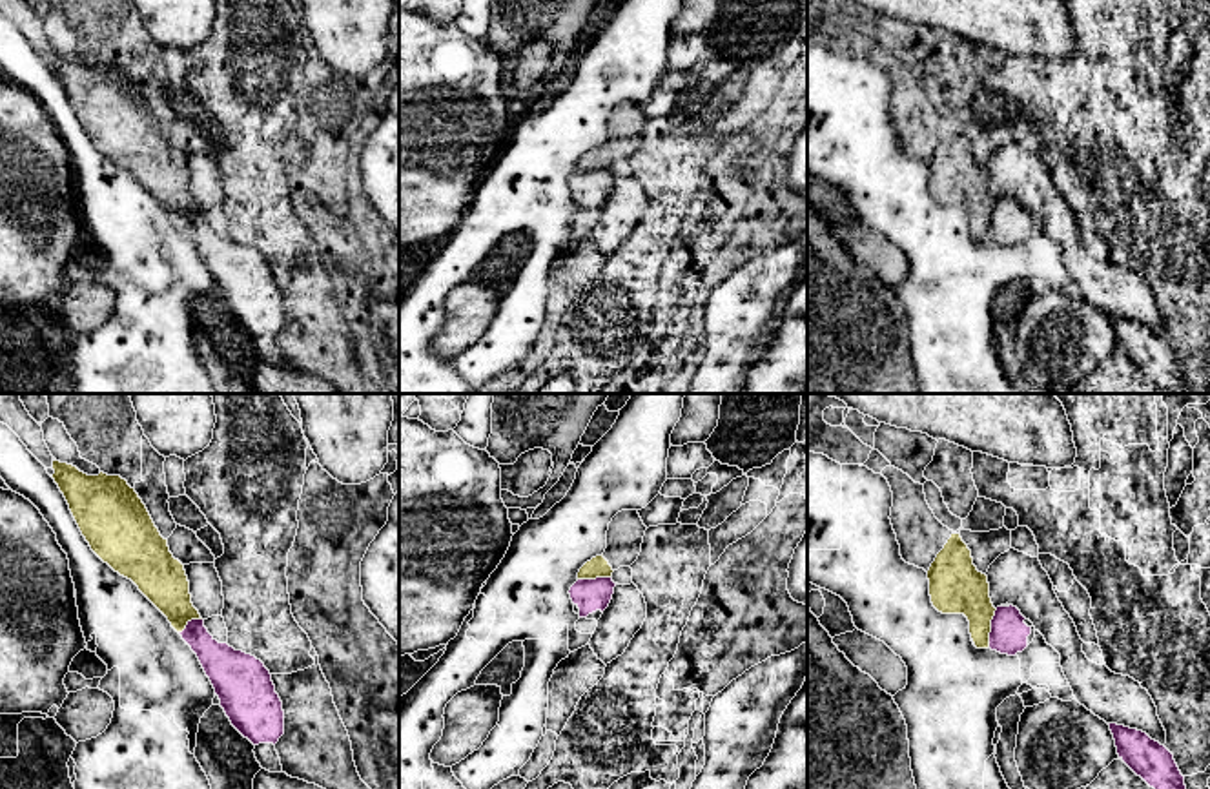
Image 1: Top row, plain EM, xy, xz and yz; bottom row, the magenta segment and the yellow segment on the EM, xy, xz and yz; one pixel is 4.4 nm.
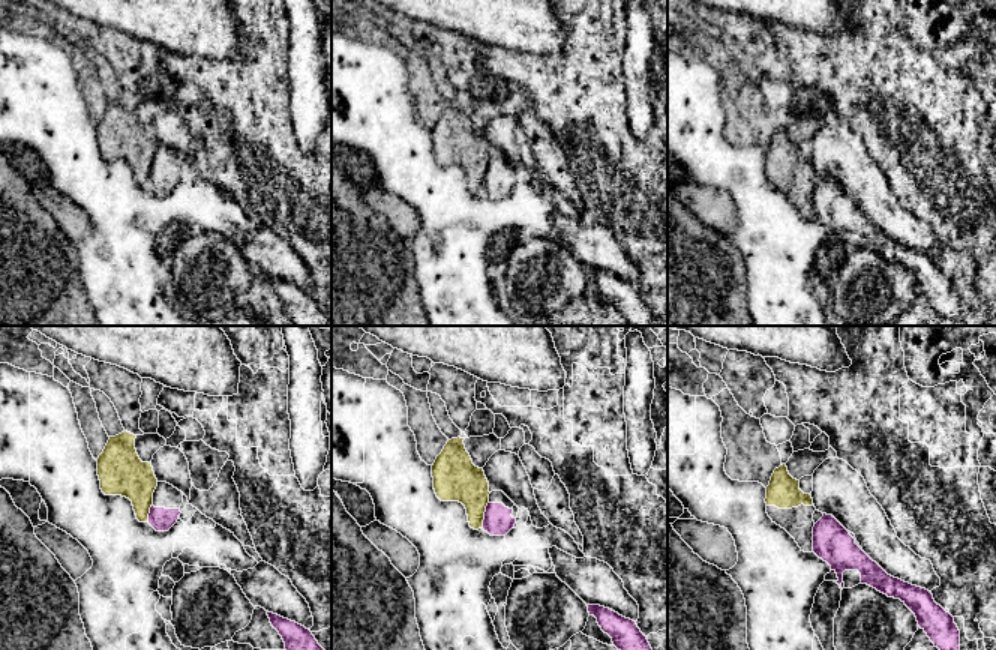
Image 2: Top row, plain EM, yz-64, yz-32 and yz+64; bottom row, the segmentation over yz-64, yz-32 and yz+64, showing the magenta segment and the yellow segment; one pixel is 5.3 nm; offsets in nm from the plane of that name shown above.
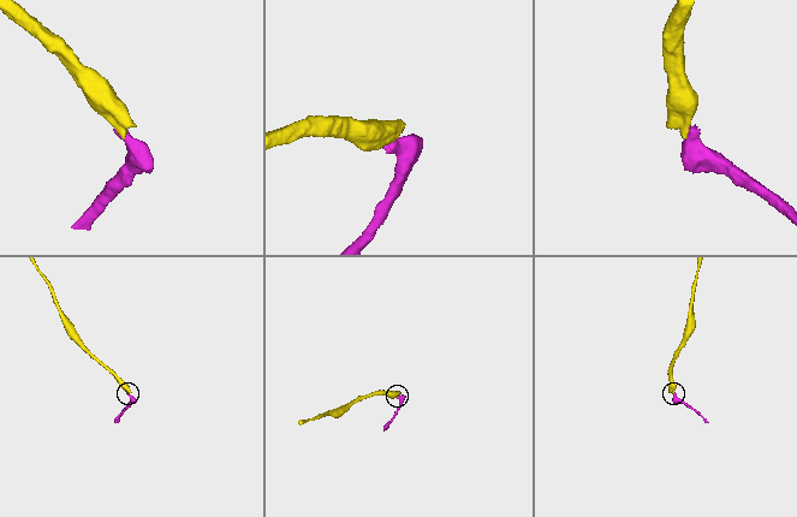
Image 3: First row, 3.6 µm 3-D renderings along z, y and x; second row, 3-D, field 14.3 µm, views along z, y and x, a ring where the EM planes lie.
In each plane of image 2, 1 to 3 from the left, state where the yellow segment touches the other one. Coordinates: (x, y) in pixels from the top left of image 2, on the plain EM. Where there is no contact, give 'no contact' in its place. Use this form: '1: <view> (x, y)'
1: yz-64 (150, 176)
2: yz-32 (485, 179)
3: no contact

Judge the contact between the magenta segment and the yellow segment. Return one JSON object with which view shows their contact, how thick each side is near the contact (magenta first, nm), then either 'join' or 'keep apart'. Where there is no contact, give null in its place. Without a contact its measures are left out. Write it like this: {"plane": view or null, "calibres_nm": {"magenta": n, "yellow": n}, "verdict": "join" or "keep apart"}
{"plane": "yz", "calibres_nm": {"magenta": 160, "yellow": 240}, "verdict": "keep apart"}

